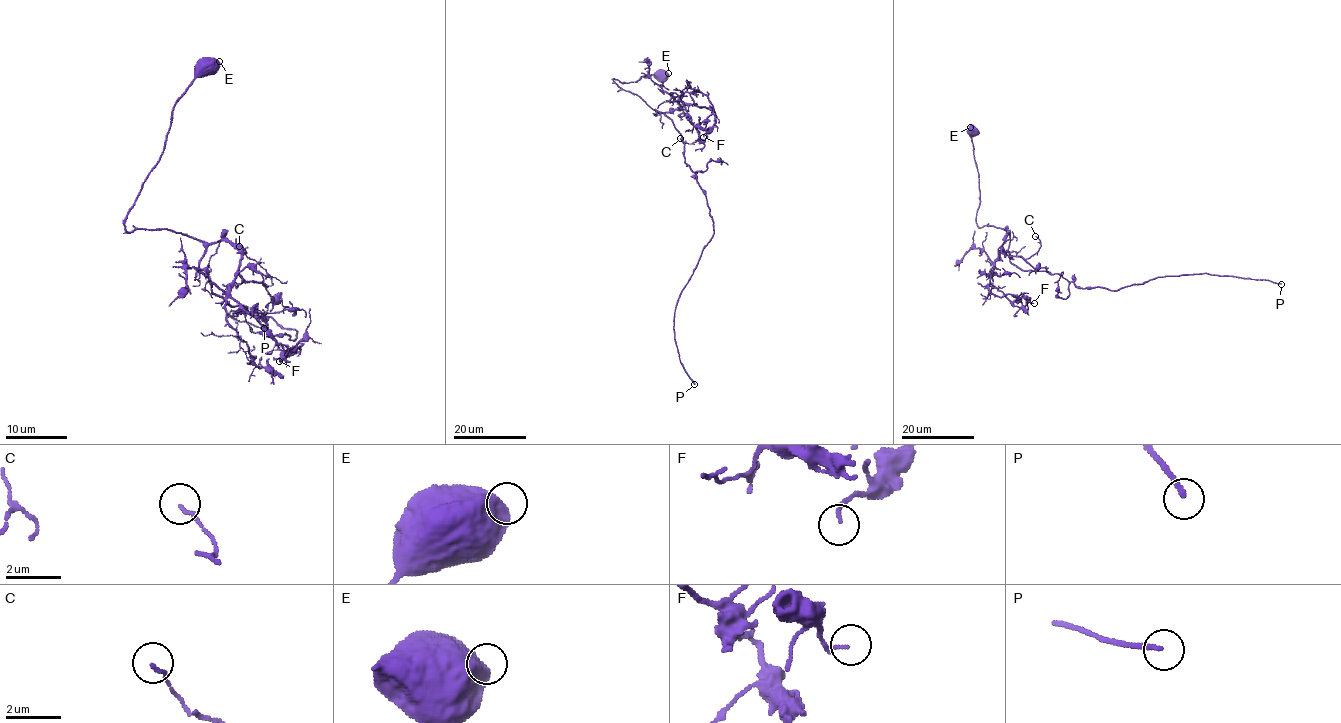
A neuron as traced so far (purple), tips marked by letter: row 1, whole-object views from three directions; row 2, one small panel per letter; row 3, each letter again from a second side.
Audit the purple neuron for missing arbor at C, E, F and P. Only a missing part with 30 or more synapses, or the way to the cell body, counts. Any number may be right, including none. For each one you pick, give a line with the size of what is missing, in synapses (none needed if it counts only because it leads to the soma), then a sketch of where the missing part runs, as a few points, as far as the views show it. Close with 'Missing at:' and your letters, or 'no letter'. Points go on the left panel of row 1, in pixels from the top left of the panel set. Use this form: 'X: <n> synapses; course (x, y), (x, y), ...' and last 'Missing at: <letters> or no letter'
P: 40 synapses
Missing at: P

